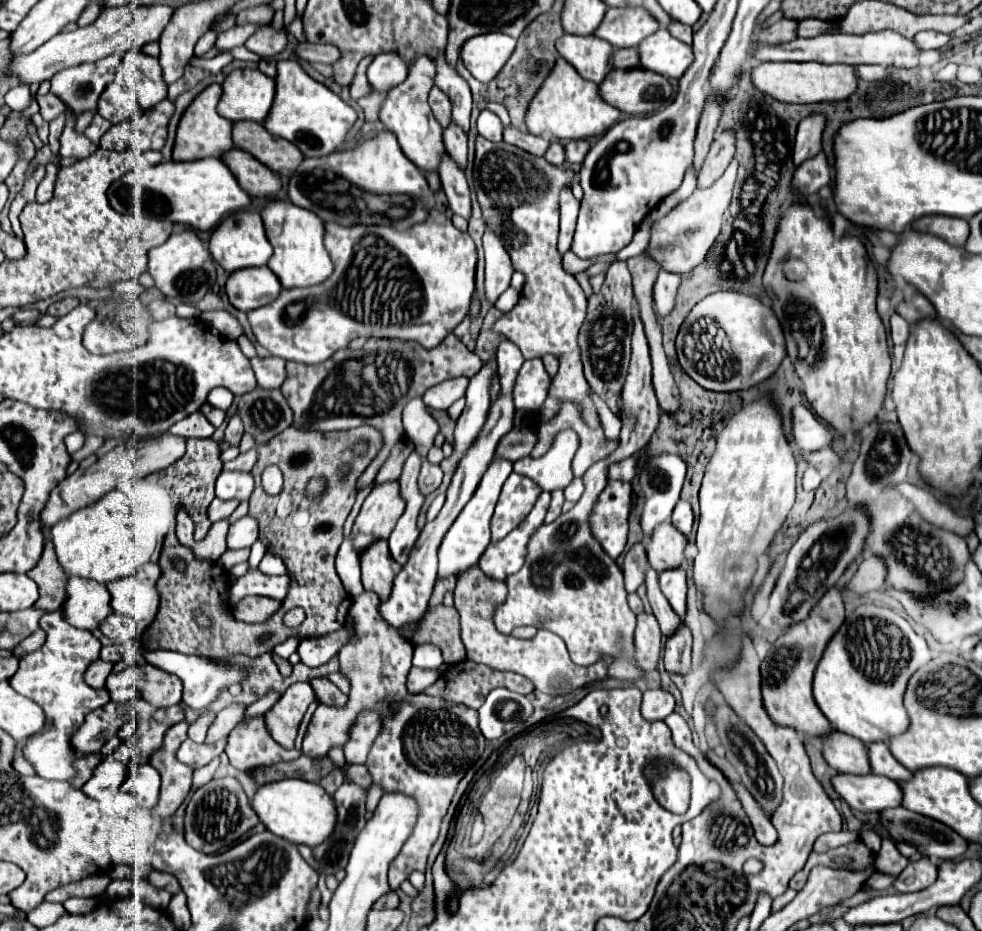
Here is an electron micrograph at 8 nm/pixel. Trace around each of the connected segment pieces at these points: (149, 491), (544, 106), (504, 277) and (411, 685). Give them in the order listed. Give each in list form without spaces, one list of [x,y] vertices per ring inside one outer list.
[[[160,473],[135,481],[122,481],[96,503],[78,509],[78,513],[66,517],[66,521],[54,525],[50,539],[66,575],[94,579],[104,585],[128,575],[146,581],[142,565],[150,563],[156,543],[164,539],[168,529],[172,529],[172,523],[175,525],[177,514],[177,505],[172,503],[170,493],[158,483],[154,485]]]
[[[558,59],[554,73],[550,73],[546,85],[542,85],[538,97],[534,97],[534,101],[530,103],[530,113],[526,113],[526,125],[532,135],[540,135],[540,137],[548,135],[558,141],[600,137],[612,125],[616,125],[618,119],[620,119],[620,111],[600,97],[598,85],[582,79],[576,73],[576,69],[564,59]]]
[[[486,229],[484,233],[484,253],[486,253],[484,291],[486,291],[486,301],[494,305],[496,299],[508,289],[514,269],[510,265],[510,257],[502,241],[498,241],[498,237],[490,233],[490,229]]]
[[[412,667],[408,673],[406,687],[410,693],[422,693],[426,687],[430,687],[438,679],[438,671],[426,671],[426,669],[416,669]]]

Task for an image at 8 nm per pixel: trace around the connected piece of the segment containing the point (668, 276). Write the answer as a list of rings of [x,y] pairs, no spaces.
[[[660,271],[658,277],[656,277],[656,283],[654,283],[654,291],[652,291],[652,297],[654,297],[654,307],[656,307],[656,313],[660,313],[662,317],[668,315],[674,307],[674,297],[676,297],[676,291],[678,291],[678,285],[680,285],[680,275],[676,273],[668,273],[668,271]]]

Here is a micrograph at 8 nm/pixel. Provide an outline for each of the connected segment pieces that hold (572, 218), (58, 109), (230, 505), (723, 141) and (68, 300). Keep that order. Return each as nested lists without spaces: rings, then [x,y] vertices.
[[[564,187],[560,193],[560,239],[558,239],[560,253],[566,253],[572,245],[578,207],[580,207],[580,203],[574,199],[570,187]]]
[[[52,93],[48,95],[38,95],[38,105],[40,105],[40,115],[44,117],[44,121],[52,121],[54,117],[58,117],[60,113],[66,111],[66,105],[62,105],[62,101],[58,101],[58,97],[54,97]]]
[[[214,499],[212,503],[210,503],[210,507],[208,507],[208,519],[214,523],[214,521],[220,521],[220,519],[226,519],[226,517],[230,517],[232,515],[232,511],[238,507],[238,499],[228,499],[228,501],[224,501],[224,499]]]
[[[726,131],[712,141],[710,153],[706,155],[698,173],[698,187],[704,189],[710,187],[726,171],[726,167],[732,161],[732,155],[734,155],[734,133]]]
[[[64,297],[64,299],[56,301],[56,303],[52,303],[52,305],[48,307],[48,313],[50,313],[50,315],[58,315],[58,317],[62,317],[62,315],[70,313],[70,311],[72,311],[74,307],[78,307],[78,305],[80,305],[78,297]]]

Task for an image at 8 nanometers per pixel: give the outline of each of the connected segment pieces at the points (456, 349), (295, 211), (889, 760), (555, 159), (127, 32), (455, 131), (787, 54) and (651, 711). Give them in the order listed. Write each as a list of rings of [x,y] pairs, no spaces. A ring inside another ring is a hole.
[[[448,333],[444,341],[434,347],[426,349],[420,343],[414,341],[400,341],[400,339],[368,339],[362,349],[352,351],[350,347],[336,351],[328,361],[320,365],[302,365],[302,363],[286,363],[286,381],[282,385],[282,393],[288,401],[288,405],[294,411],[294,427],[298,429],[314,429],[314,431],[342,431],[352,429],[360,425],[370,425],[382,433],[382,447],[380,453],[374,457],[374,461],[368,465],[368,469],[362,473],[362,479],[358,479],[358,489],[372,483],[378,469],[386,461],[392,445],[404,435],[402,427],[402,409],[404,405],[414,399],[422,397],[426,389],[448,381],[456,377],[474,377],[480,371],[482,363],[480,359],[464,345],[454,333]]]
[[[272,201],[262,209],[260,215],[268,241],[274,247],[274,255],[268,261],[268,267],[280,279],[284,289],[314,287],[324,283],[334,273],[334,263],[328,249],[324,247],[324,221],[316,213],[296,207],[290,201]]]
[[[886,743],[870,745],[870,765],[876,775],[884,775],[894,781],[910,781],[912,779],[912,771],[908,771],[904,765],[900,765],[894,759],[894,755],[890,753]]]
[[[554,141],[554,143],[550,143],[550,147],[548,147],[548,151],[544,153],[544,159],[546,159],[548,163],[552,163],[552,165],[556,165],[556,167],[560,167],[560,165],[564,165],[564,145],[562,145],[562,143],[558,143],[558,141]]]
[[[126,5],[126,7],[104,7],[98,19],[86,27],[78,27],[76,31],[62,31],[54,35],[50,41],[42,43],[38,49],[22,55],[14,55],[10,59],[10,65],[6,69],[8,77],[20,79],[24,85],[42,83],[44,79],[52,79],[58,71],[82,63],[94,63],[100,61],[112,53],[124,55],[132,49],[142,49],[146,43],[158,41],[162,29],[166,27],[166,21],[170,21],[170,13],[174,9],[166,5]]]
[[[452,121],[444,129],[444,145],[446,145],[446,151],[450,153],[450,157],[454,157],[454,161],[458,161],[458,165],[462,165],[462,169],[466,167],[466,143],[468,143],[466,131]]]
[[[868,33],[866,37],[850,35],[816,35],[812,38],[794,39],[793,44],[778,46],[760,45],[756,49],[758,61],[816,61],[816,63],[848,63],[848,65],[884,65],[910,69],[918,65],[918,47],[898,33]]]
[[[648,689],[642,695],[642,717],[662,721],[674,711],[674,697],[664,689]]]

